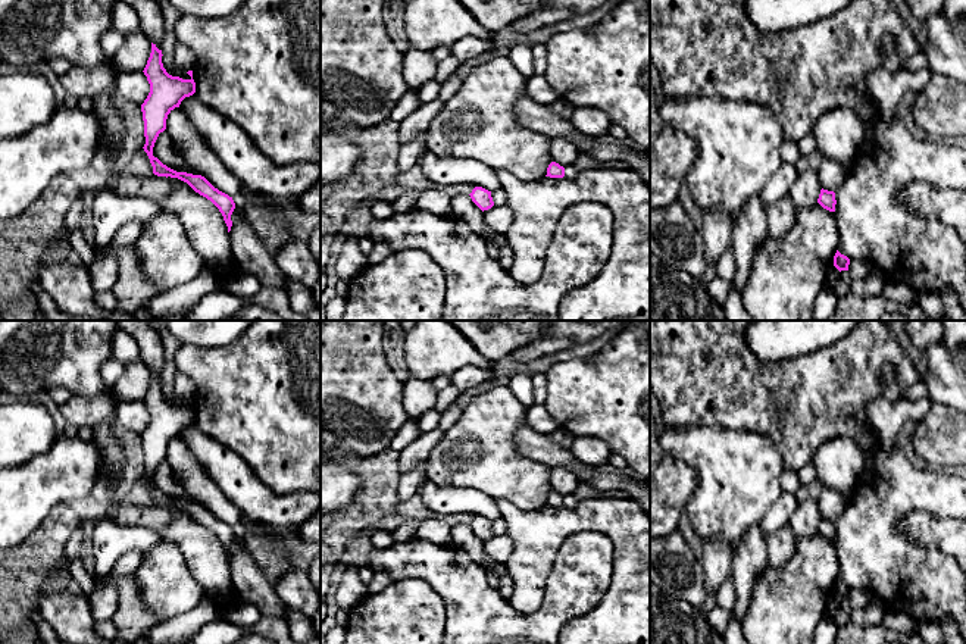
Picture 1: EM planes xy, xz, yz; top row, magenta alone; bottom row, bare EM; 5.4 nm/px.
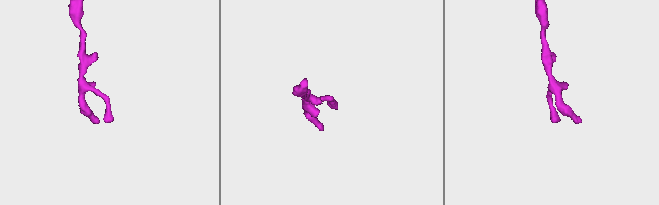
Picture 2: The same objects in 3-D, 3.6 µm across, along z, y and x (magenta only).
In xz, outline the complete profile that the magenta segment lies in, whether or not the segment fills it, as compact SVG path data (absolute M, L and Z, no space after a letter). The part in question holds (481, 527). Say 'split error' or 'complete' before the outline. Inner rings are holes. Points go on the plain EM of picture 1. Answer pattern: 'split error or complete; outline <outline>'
complete; outline M475 516L472 522L469 523L472 531L484 541L488 540L494 535L491 520L482 518L482 516Z

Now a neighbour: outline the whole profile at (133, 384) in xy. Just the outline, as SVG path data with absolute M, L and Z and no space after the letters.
M135 360L125 365L124 373L113 385L118 403L144 400L151 382L151 371L141 362Z

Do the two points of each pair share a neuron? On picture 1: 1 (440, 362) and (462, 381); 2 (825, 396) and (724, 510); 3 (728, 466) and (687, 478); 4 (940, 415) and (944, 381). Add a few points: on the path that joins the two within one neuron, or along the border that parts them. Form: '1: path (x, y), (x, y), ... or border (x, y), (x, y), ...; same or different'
1: border (487, 368), (465, 365), (450, 377); different
2: border (749, 430), (759, 431), (775, 446), (784, 466); different
3: border (668, 455), (696, 472), (697, 488), (687, 509); different
4: border (932, 402), (940, 402), (950, 408); different

